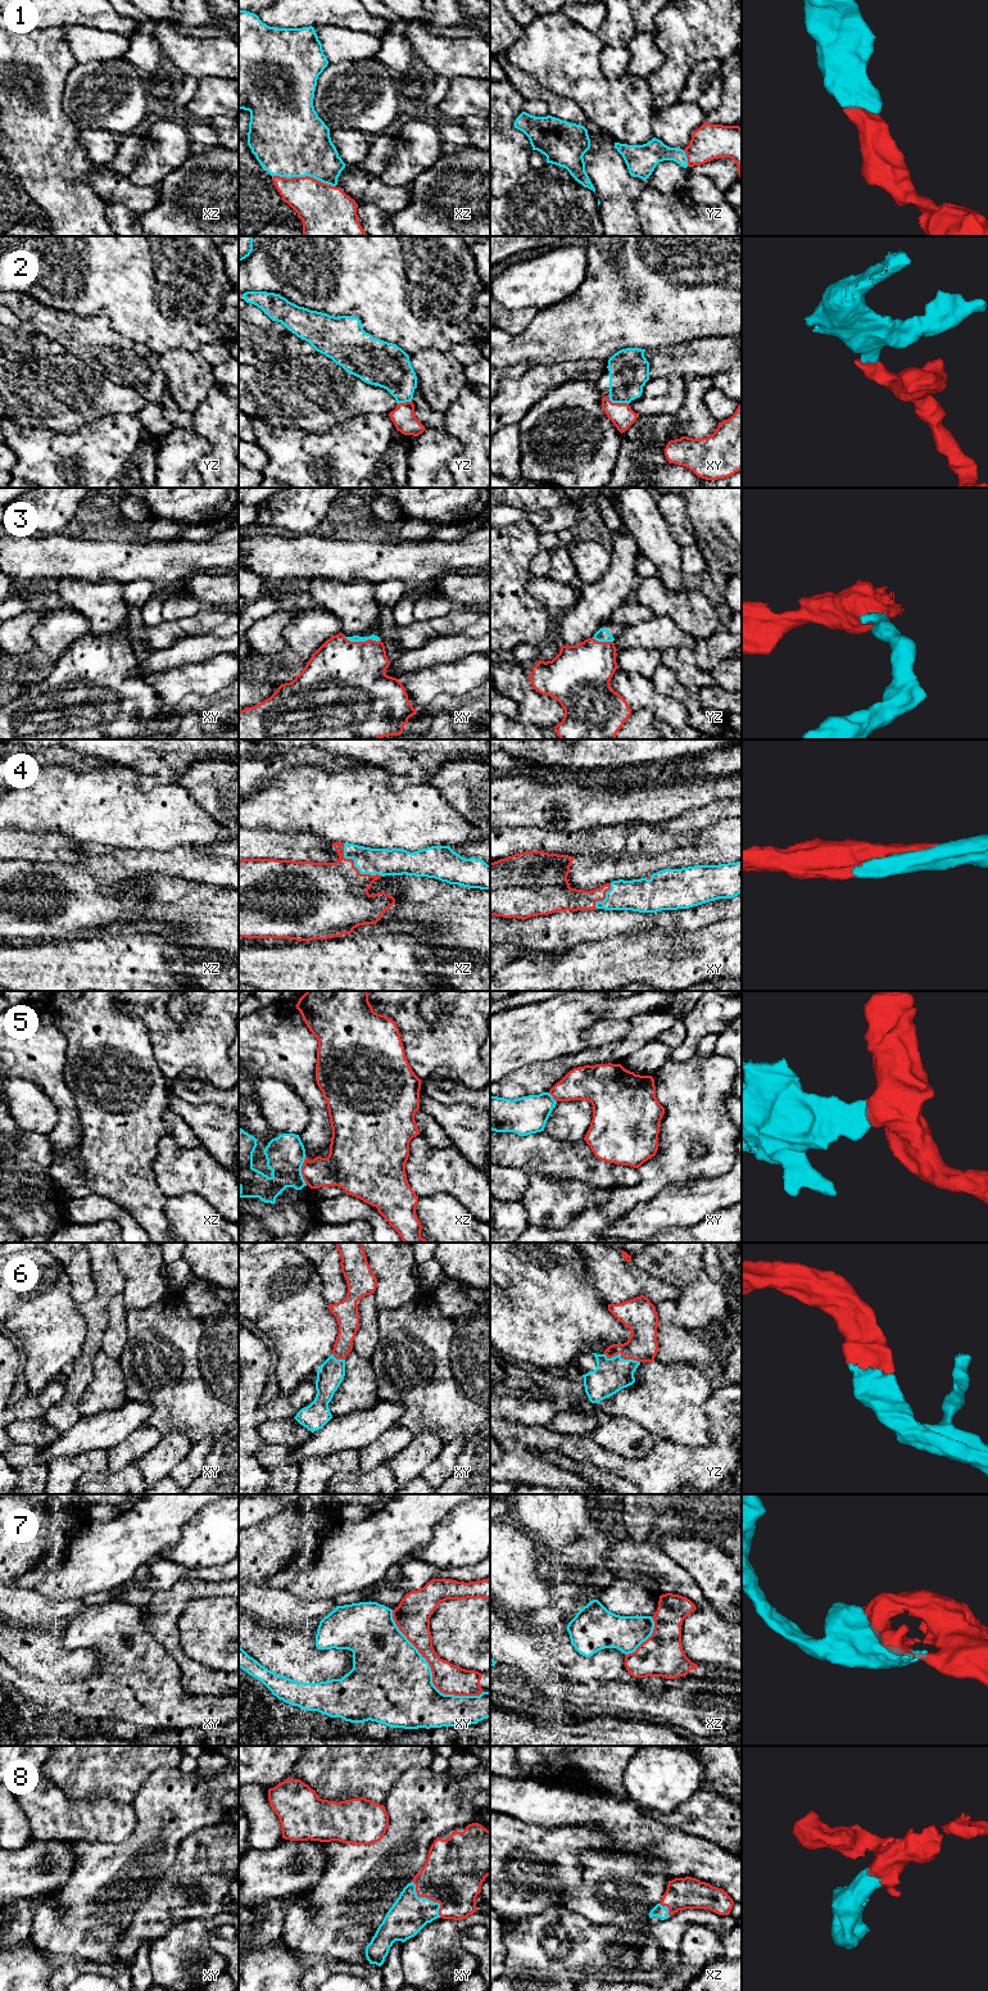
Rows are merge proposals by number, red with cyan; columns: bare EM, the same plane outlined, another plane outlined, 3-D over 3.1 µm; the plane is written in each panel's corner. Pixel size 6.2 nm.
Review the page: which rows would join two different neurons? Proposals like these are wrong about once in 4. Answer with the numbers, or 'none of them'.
5, 7

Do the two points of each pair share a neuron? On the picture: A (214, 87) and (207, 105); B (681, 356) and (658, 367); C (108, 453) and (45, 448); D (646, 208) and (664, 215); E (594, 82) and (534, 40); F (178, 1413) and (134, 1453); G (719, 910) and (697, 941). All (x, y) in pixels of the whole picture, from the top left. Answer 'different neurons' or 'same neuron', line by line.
A: same neuron
B: same neuron
C: same neuron
D: same neuron
E: same neuron
F: different neurons
G: different neurons

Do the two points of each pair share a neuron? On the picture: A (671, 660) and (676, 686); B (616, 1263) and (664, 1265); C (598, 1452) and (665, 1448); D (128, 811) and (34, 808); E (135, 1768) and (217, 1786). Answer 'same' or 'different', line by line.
A: different
B: different
C: same
D: same
E: different

